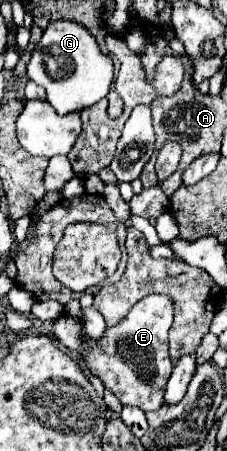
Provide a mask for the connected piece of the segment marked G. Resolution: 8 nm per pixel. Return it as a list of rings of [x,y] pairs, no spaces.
[[[61,19],[51,21],[49,27],[43,31],[39,49],[33,53],[27,75],[31,81],[41,85],[47,91],[47,101],[59,115],[83,111],[103,97],[107,97],[111,81],[113,81],[113,61],[105,55],[91,31],[77,21]]]

